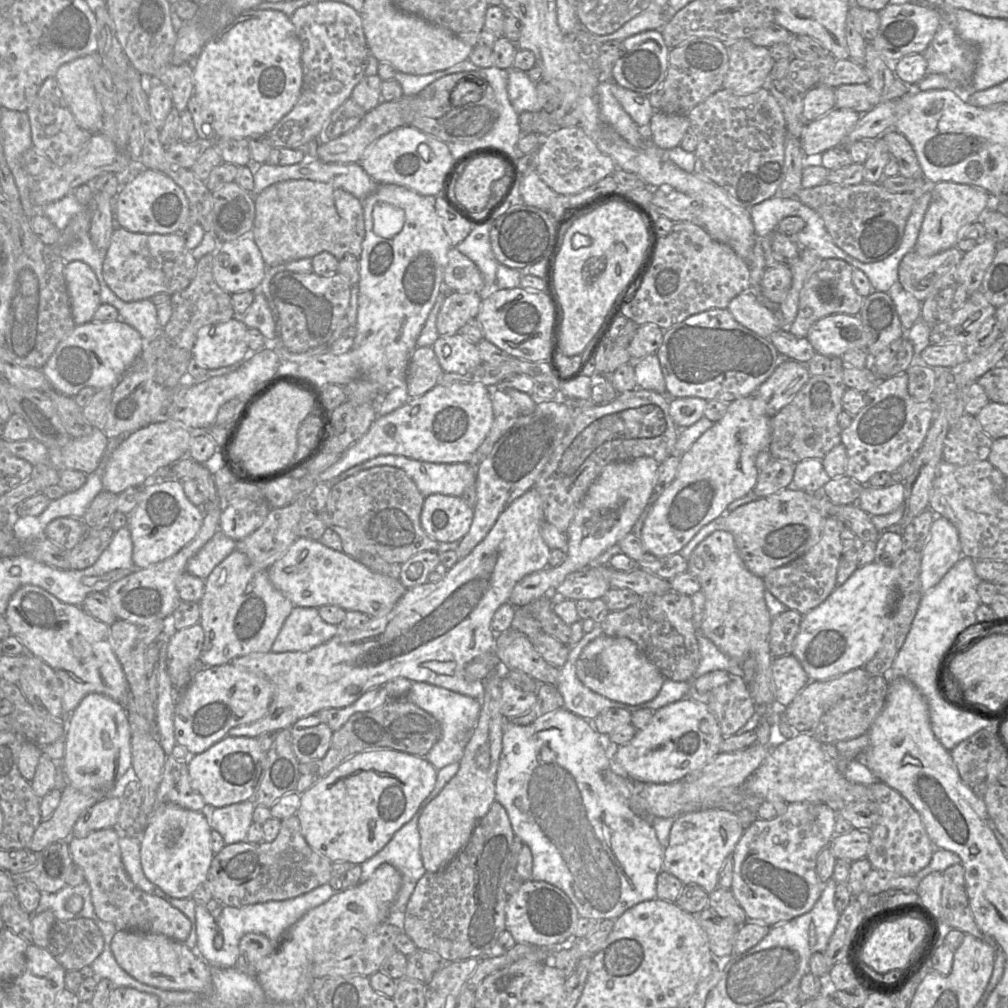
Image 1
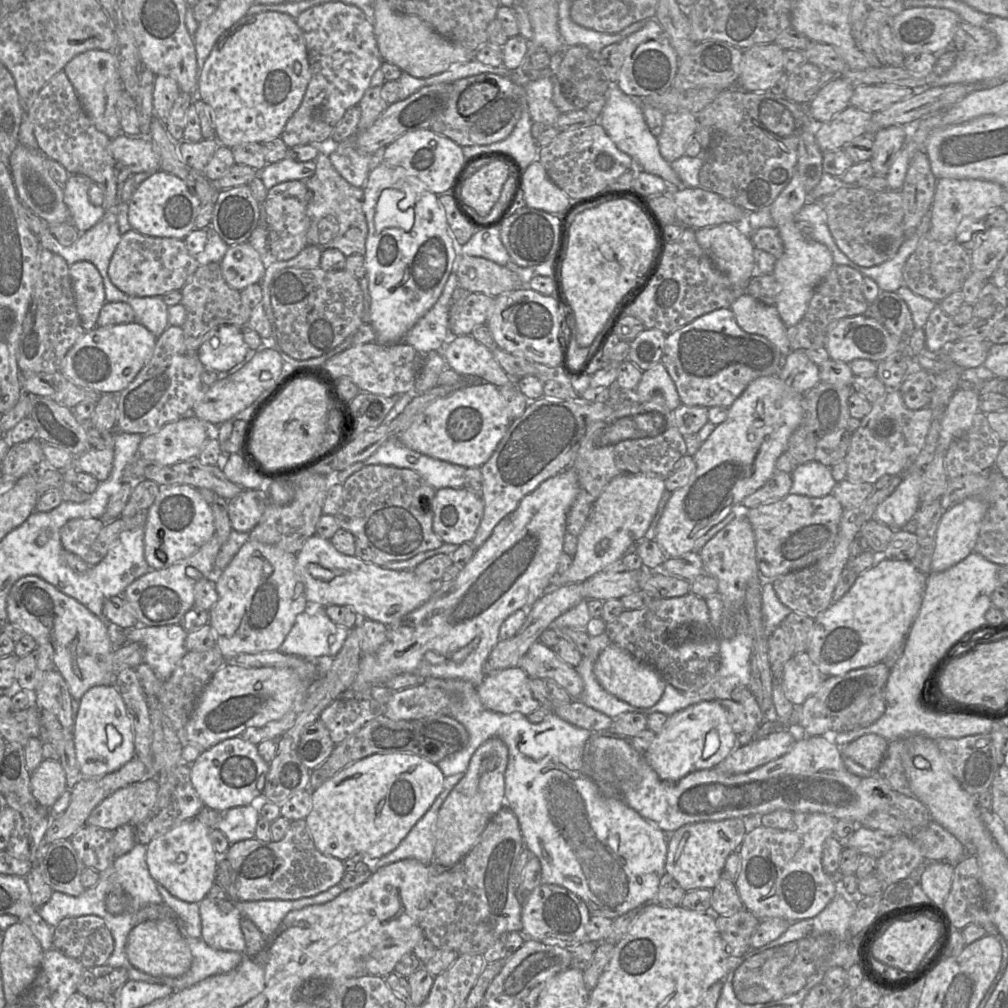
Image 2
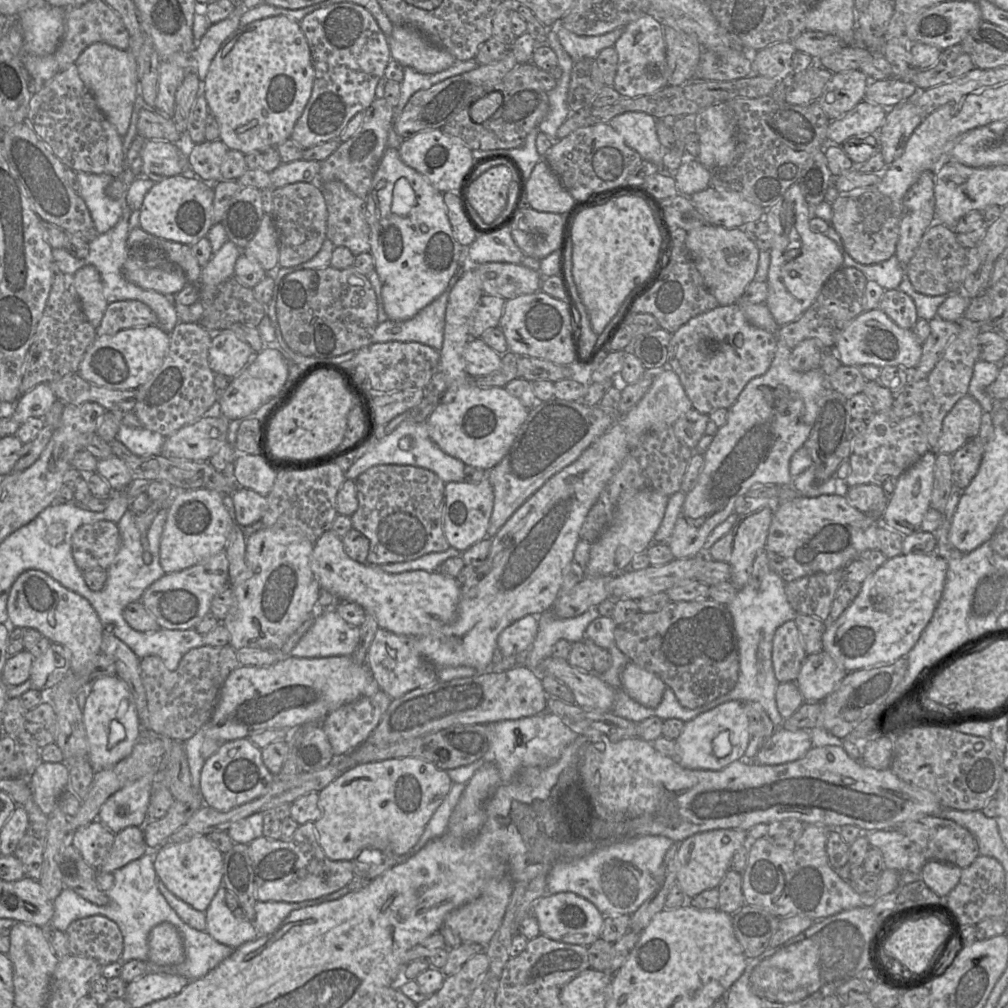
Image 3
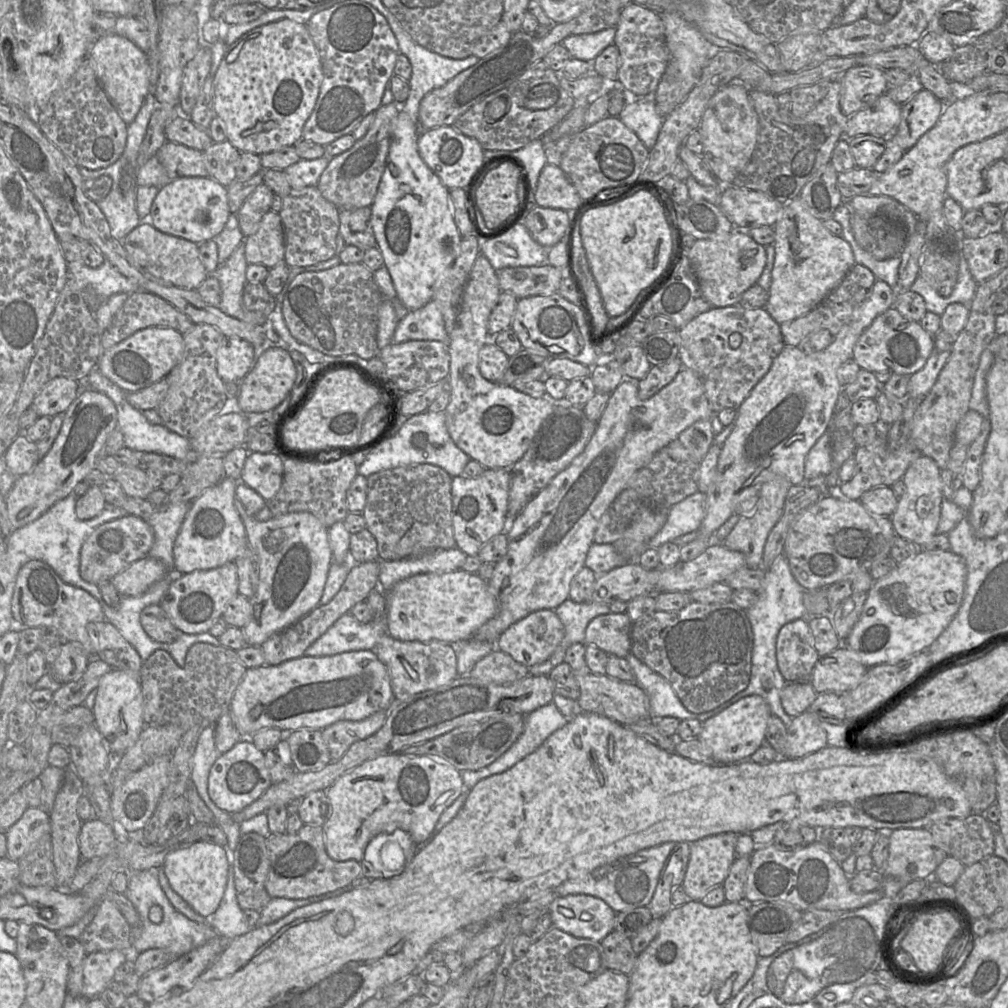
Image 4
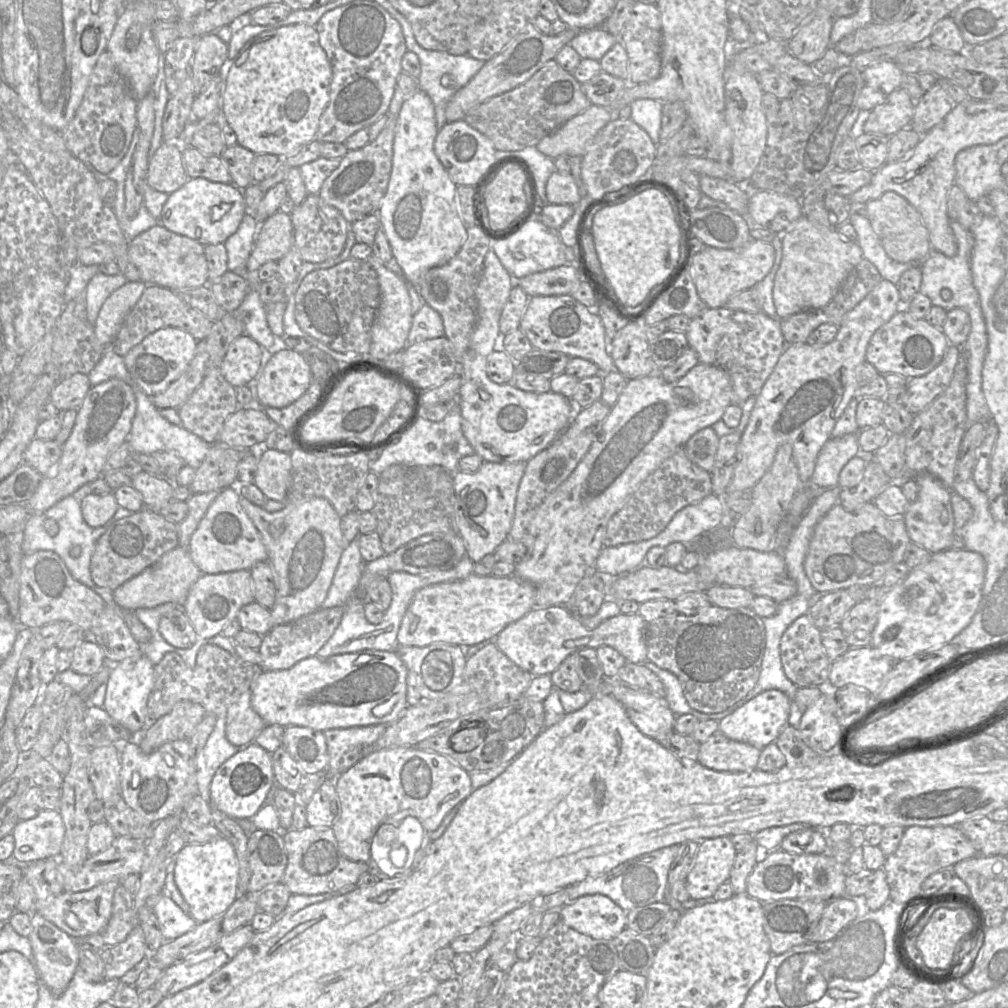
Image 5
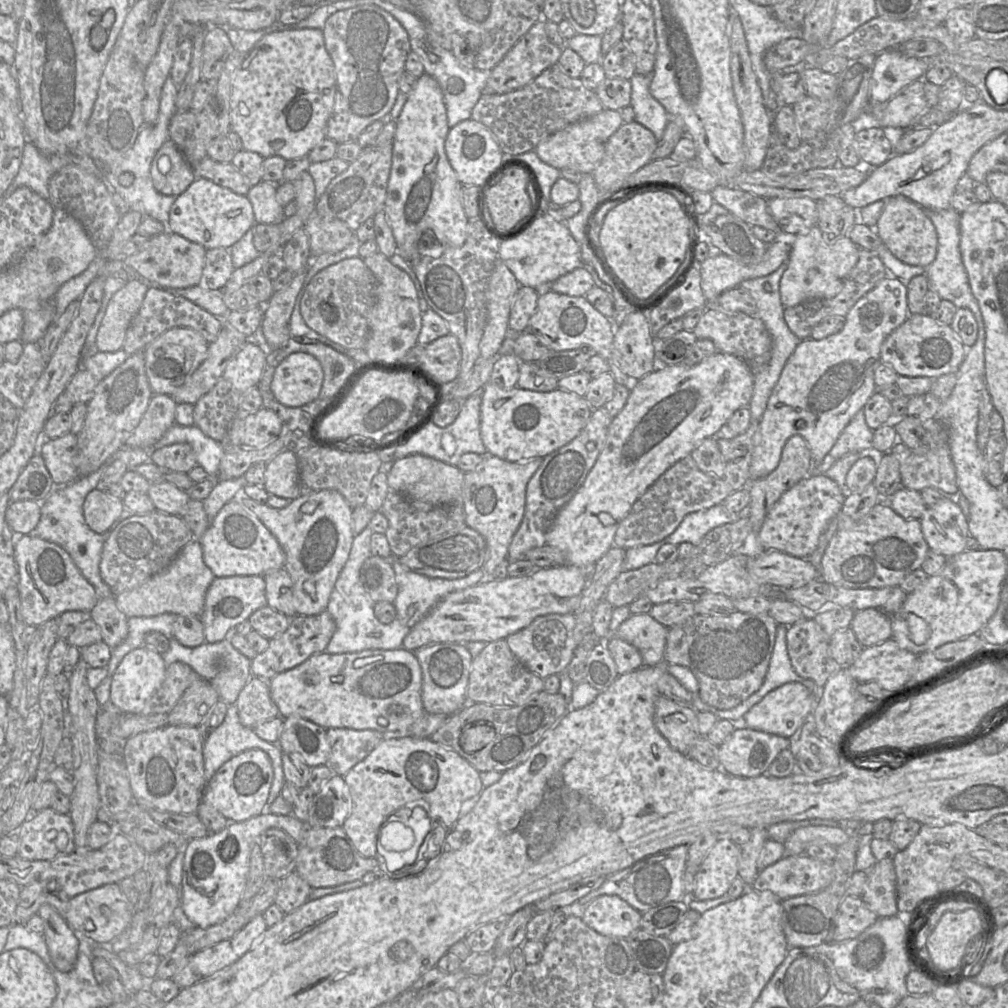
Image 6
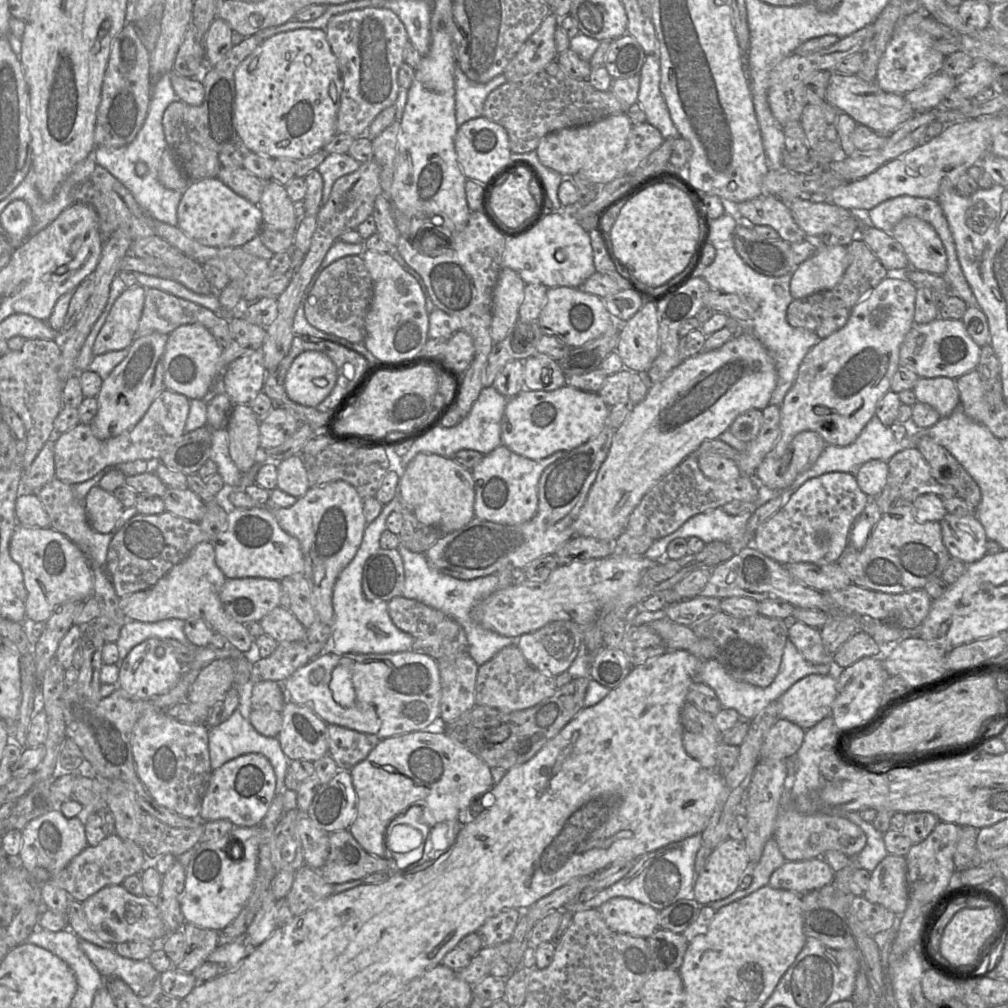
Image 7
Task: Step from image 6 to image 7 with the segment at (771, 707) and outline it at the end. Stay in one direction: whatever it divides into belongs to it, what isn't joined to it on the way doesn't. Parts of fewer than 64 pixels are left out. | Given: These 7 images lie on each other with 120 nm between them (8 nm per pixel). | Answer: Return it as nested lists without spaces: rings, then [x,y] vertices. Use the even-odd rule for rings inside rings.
[[[835,672],[811,674],[796,682],[780,698],[780,718],[808,730],[831,714],[837,695]]]

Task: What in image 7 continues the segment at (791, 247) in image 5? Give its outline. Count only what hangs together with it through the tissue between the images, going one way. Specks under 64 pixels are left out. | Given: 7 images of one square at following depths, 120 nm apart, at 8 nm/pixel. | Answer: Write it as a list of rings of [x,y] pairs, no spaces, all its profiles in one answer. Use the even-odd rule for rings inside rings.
[[[817,244],[815,253],[794,270],[790,282],[793,299],[831,290],[849,266],[846,246]]]

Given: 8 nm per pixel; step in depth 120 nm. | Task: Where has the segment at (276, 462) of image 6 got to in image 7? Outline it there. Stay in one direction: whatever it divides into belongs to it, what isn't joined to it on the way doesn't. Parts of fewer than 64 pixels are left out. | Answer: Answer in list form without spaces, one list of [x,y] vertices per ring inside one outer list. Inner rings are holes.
[[[293,455],[277,465],[277,489],[297,499],[310,489],[307,472],[299,456]]]

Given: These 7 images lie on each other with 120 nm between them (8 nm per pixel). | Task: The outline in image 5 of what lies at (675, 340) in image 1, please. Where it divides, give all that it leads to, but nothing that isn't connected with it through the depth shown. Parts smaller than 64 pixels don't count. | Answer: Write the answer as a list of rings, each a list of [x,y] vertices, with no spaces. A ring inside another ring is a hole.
[[[707,307],[693,317],[685,332],[689,347],[698,354],[699,363],[724,369],[730,376],[733,387],[733,403],[741,405],[751,396],[756,396],[772,373],[786,347],[780,320],[763,312],[747,313]]]

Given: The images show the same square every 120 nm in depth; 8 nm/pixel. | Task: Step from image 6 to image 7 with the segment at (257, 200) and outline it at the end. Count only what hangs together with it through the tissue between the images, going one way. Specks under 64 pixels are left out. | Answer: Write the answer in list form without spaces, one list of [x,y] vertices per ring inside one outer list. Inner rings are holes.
[[[268,180],[257,204],[262,212],[265,227],[285,231],[296,230],[299,219],[294,212],[294,202],[288,197],[284,185]]]

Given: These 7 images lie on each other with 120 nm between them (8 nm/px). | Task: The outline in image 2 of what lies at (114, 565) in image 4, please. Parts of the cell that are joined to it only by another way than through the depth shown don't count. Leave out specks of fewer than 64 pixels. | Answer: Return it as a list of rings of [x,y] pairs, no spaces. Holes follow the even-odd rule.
[[[96,518],[73,519],[68,521],[60,529],[60,538],[65,550],[78,555],[85,556],[105,523]]]

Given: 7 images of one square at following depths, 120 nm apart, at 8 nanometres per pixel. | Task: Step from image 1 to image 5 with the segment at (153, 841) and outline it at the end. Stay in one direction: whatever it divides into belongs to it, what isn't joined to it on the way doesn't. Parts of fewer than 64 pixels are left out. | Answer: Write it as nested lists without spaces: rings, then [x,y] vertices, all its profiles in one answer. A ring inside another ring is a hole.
[[[223,836],[204,844],[187,843],[177,854],[175,883],[189,906],[189,915],[197,922],[211,920],[224,913],[238,897],[238,862],[232,844]]]

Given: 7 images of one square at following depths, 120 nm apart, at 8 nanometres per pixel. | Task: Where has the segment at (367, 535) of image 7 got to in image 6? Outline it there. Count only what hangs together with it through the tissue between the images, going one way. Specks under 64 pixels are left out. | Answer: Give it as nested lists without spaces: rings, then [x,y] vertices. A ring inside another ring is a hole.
[[[367,526],[357,534],[352,543],[348,560],[342,568],[330,595],[326,611],[333,617],[336,630],[326,652],[329,654],[354,653],[368,649],[394,650],[402,647],[403,640],[412,627],[398,624],[383,624],[374,614],[374,601],[363,588],[360,570],[371,554],[372,529]],[[385,625],[385,626],[384,626]]]

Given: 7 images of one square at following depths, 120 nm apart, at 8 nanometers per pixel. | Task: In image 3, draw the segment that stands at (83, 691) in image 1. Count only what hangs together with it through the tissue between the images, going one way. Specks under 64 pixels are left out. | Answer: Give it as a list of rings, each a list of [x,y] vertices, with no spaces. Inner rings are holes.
[[[27,570],[16,579],[8,596],[7,612],[12,625],[36,629],[52,643],[67,647],[72,653],[72,673],[81,672],[101,652],[103,633],[107,630],[92,605],[40,570]]]

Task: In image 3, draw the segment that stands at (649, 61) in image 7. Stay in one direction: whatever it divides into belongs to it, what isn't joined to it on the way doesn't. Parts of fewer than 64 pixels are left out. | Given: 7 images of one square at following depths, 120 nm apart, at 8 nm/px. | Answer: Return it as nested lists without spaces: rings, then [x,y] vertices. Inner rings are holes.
[[[625,112],[609,121],[625,143],[637,151],[643,160],[663,167],[664,149],[656,132],[657,119],[644,112]]]

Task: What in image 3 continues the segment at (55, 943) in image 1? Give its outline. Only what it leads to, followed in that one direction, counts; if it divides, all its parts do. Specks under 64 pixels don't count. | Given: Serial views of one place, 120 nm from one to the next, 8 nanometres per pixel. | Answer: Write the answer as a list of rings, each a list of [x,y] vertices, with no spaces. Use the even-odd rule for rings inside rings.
[[[103,915],[75,920],[65,933],[70,955],[92,958],[103,966],[121,957],[123,935],[118,925]]]

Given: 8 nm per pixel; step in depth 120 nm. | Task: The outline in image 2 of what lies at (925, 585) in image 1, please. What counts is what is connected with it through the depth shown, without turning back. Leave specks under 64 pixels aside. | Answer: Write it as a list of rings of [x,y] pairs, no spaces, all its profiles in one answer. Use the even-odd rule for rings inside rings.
[[[967,498],[944,511],[936,530],[931,572],[946,571],[973,552],[986,511],[986,503],[978,498]]]

